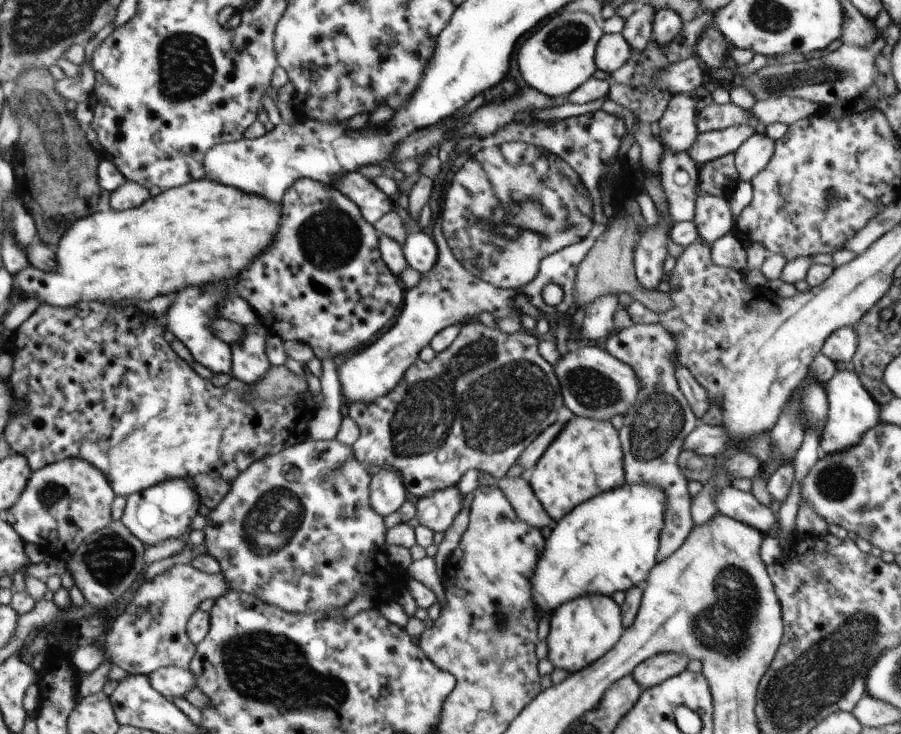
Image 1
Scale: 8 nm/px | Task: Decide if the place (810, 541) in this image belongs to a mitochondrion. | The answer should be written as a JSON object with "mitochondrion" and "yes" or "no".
{"mitochondrion":"no"}

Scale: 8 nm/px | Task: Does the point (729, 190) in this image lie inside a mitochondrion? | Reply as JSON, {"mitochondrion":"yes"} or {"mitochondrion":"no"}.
{"mitochondrion":"no"}

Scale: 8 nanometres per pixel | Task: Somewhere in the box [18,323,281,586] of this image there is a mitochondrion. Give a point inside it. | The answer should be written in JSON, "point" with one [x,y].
{"point":[50,491]}

